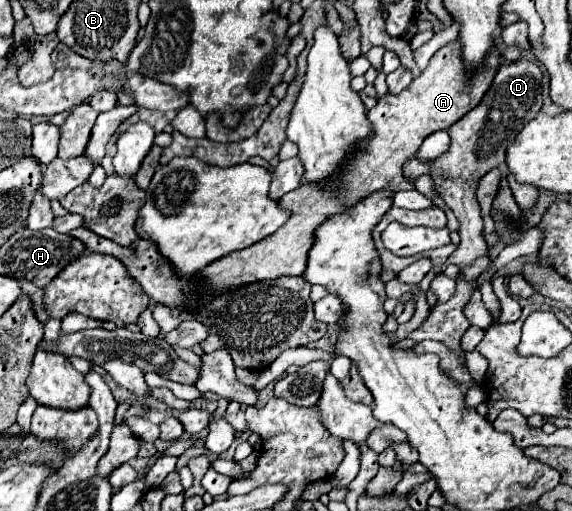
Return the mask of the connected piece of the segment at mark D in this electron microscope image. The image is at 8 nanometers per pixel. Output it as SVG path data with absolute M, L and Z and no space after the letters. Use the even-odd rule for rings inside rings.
M516 60L500 64L496 70L496 76L492 80L490 90L482 98L482 102L462 116L448 132L452 134L452 142L448 152L444 152L438 160L432 162L430 174L434 178L438 194L444 198L446 206L454 212L454 216L460 222L458 234L460 244L454 250L454 254L448 258L442 266L434 267L418 284L422 294L426 295L431 281L435 276L444 272L450 264L458 266L470 266L478 258L490 256L490 248L484 238L484 220L480 214L480 206L476 200L478 180L490 172L492 168L500 166L506 160L506 148L516 138L516 134L540 112L542 108L542 68L536 62L530 60ZM504 132L510 132L510 138L504 136Z

